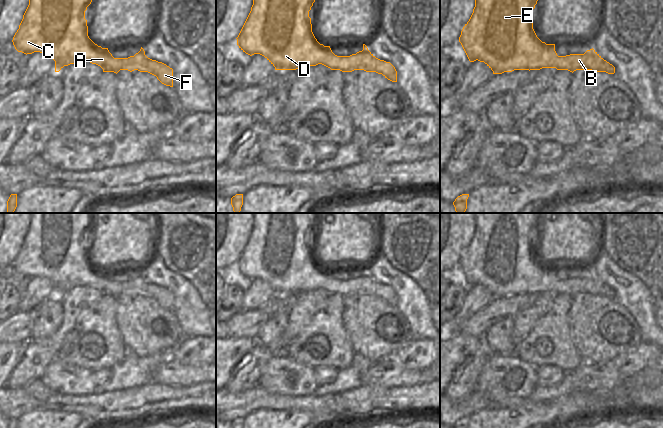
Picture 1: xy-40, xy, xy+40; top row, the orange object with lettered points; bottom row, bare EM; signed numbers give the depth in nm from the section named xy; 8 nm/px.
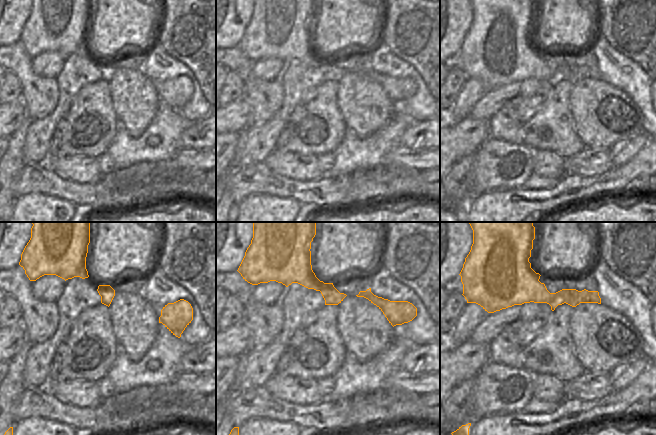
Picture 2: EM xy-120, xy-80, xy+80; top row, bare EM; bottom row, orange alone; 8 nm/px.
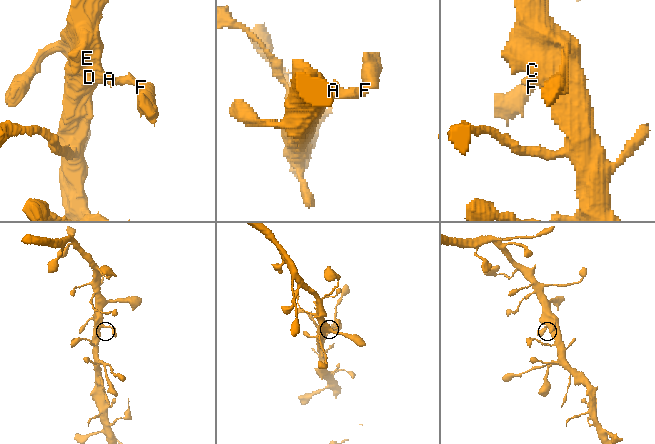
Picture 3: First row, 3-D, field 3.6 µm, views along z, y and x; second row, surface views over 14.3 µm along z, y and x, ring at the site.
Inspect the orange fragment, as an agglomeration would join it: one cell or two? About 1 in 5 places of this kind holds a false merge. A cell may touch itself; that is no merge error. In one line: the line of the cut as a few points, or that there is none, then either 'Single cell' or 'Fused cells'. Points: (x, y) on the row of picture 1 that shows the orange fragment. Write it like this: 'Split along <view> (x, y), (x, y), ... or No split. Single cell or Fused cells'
No split. Single cell

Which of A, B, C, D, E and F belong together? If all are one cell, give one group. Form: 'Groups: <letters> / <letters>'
Groups: A B C D E F

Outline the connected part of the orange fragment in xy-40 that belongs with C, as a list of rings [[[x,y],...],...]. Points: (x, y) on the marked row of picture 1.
[[[29,0],[19,29],[12,40],[15,49],[26,55],[34,52],[48,54],[55,61],[55,72],[76,62],[90,62],[100,66],[103,72],[148,72],[156,76],[162,84],[173,87],[173,69],[148,58],[142,47],[134,56],[114,58],[108,48],[98,46],[89,38],[85,11],[91,2],[92,0]]]

